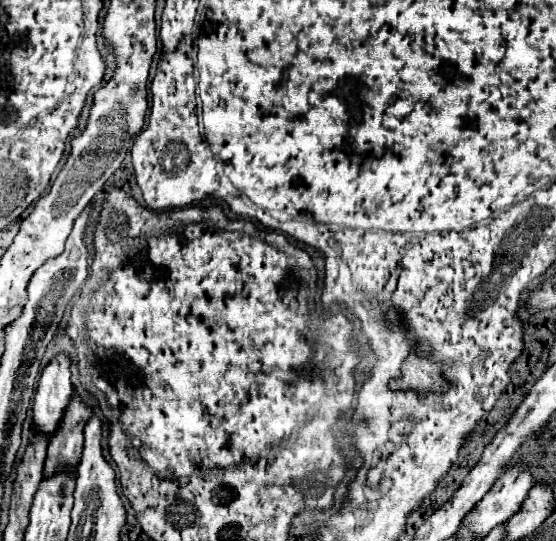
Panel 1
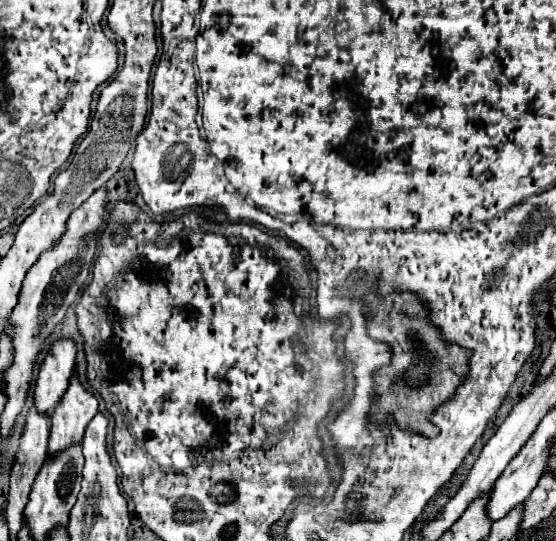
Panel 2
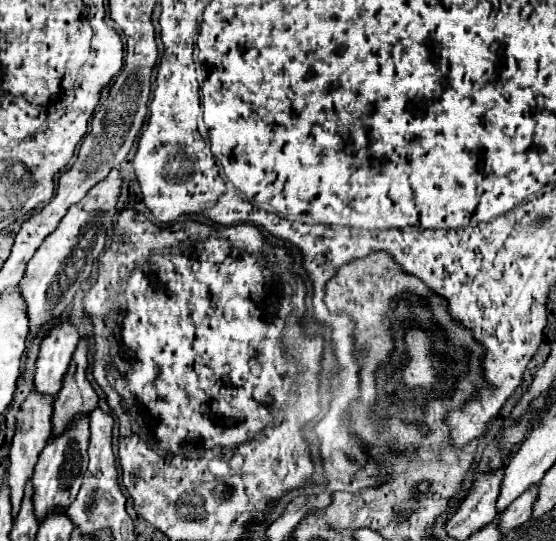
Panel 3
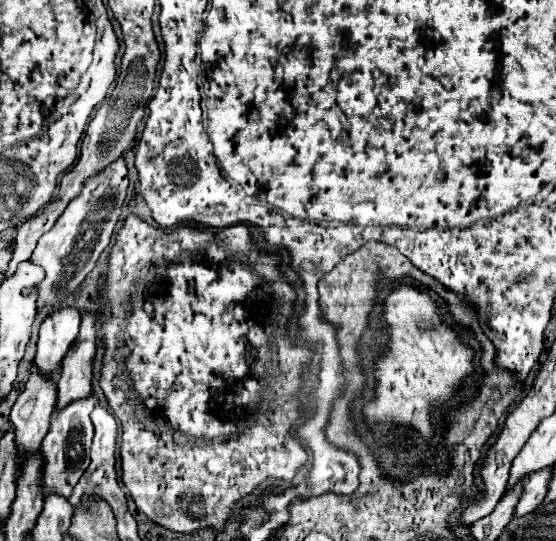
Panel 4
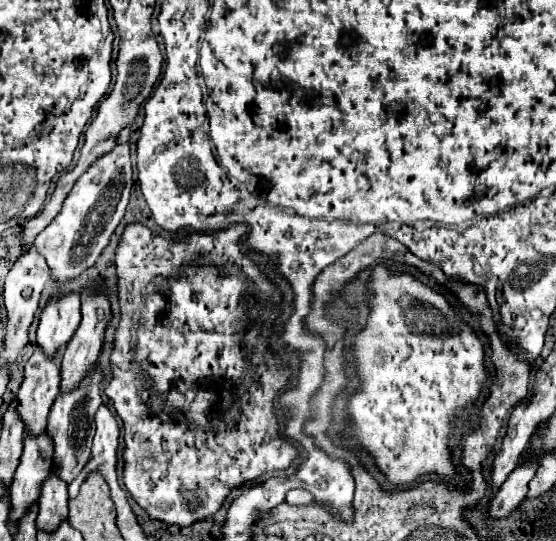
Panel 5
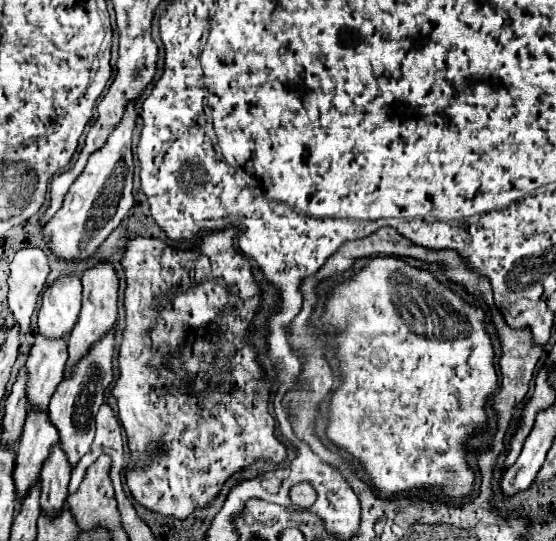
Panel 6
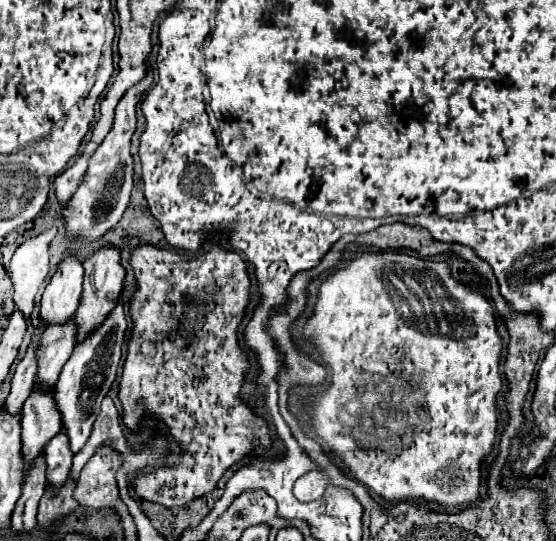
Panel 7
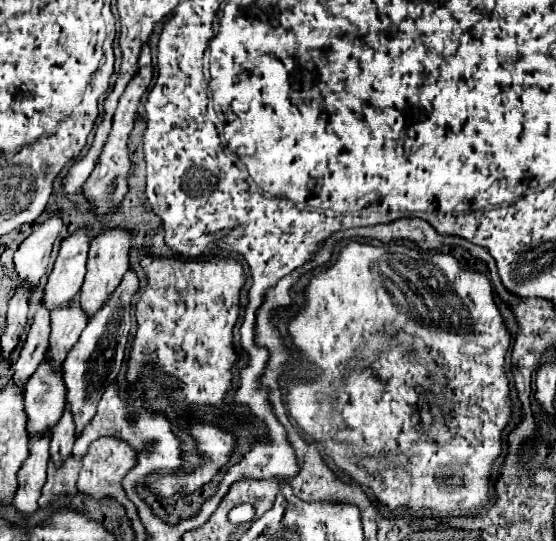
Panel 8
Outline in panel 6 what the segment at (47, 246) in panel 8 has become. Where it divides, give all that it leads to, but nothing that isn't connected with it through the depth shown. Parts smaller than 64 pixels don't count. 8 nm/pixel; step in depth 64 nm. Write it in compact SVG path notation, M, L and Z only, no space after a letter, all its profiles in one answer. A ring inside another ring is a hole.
M38 248L20 250L10 264L8 308L20 328L20 334L26 334L30 328L30 318L36 310L38 296L46 286L48 272L46 252Z

